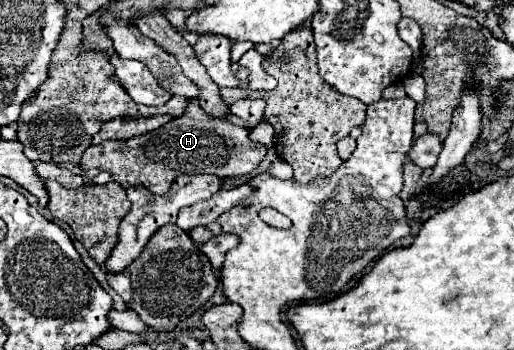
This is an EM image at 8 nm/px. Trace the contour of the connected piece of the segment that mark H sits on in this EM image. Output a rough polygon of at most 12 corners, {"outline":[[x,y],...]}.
{"outline":[[184,116],[90,146],[80,168],[166,194],[180,174],[246,176],[266,156],[244,128]]}

